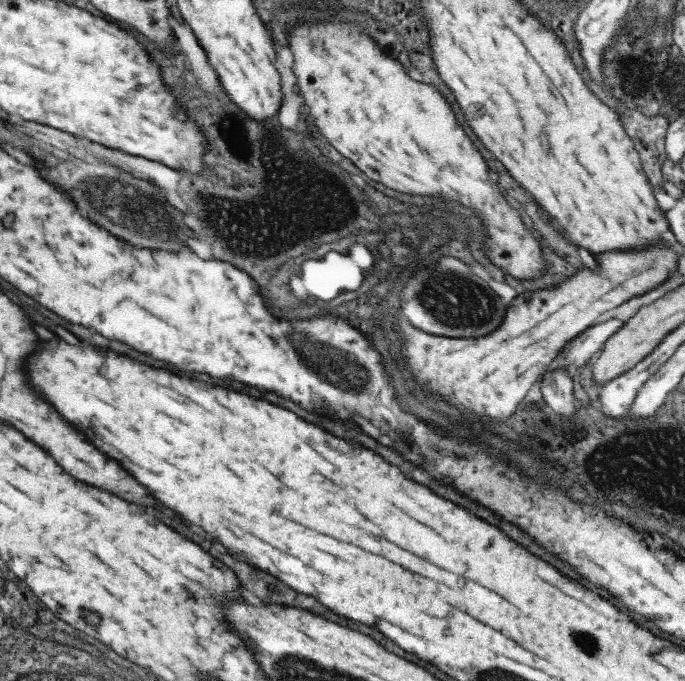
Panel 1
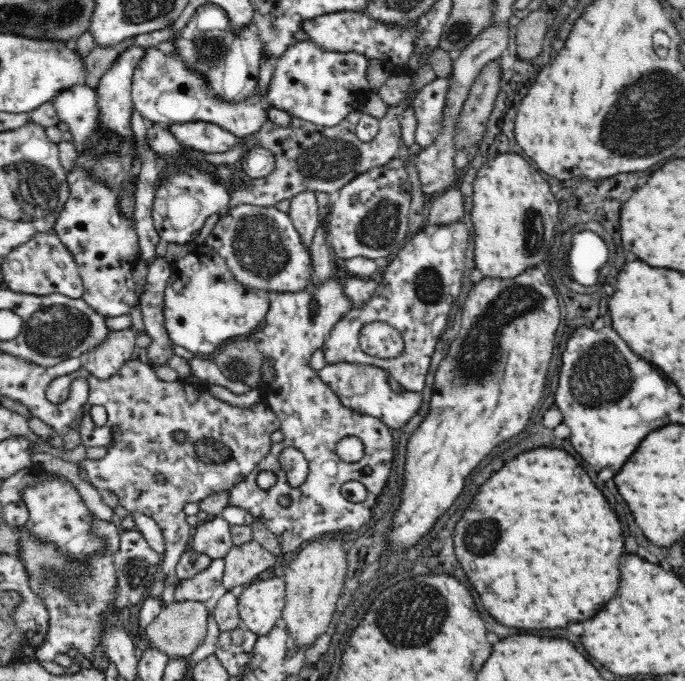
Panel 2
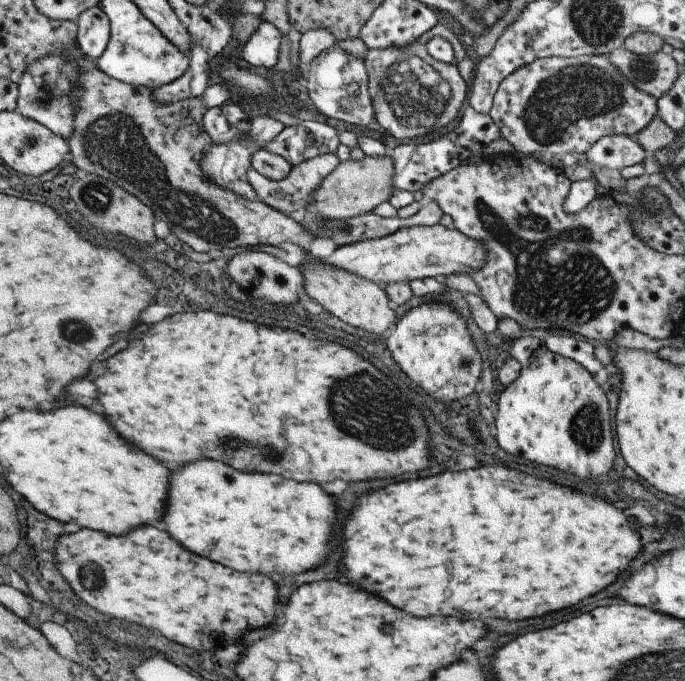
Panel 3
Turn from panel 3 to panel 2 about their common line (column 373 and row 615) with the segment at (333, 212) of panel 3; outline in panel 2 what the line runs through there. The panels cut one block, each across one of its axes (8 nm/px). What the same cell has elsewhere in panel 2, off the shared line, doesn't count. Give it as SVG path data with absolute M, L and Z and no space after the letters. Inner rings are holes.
M174 602L172 606L164 608L158 618L154 618L146 626L146 640L152 648L164 652L170 660L184 660L190 654L198 650L208 638L208 616L210 612L206 610L204 602Z

